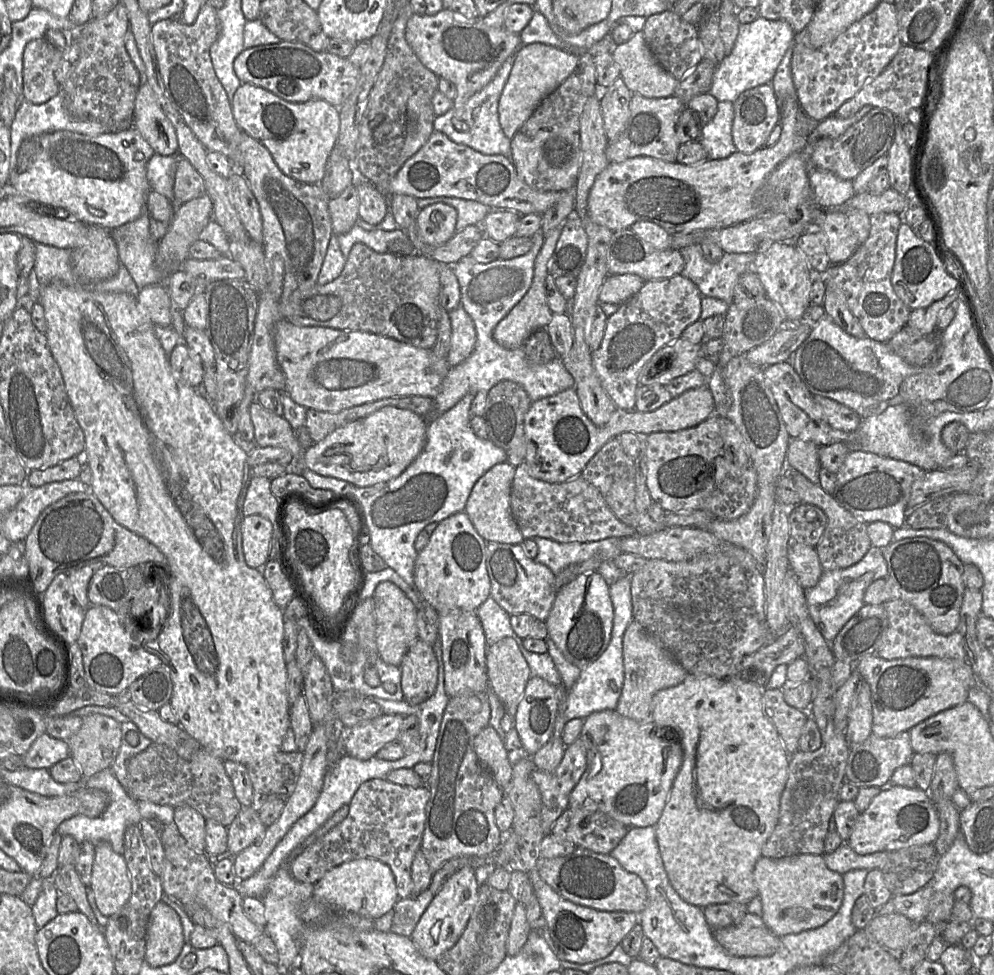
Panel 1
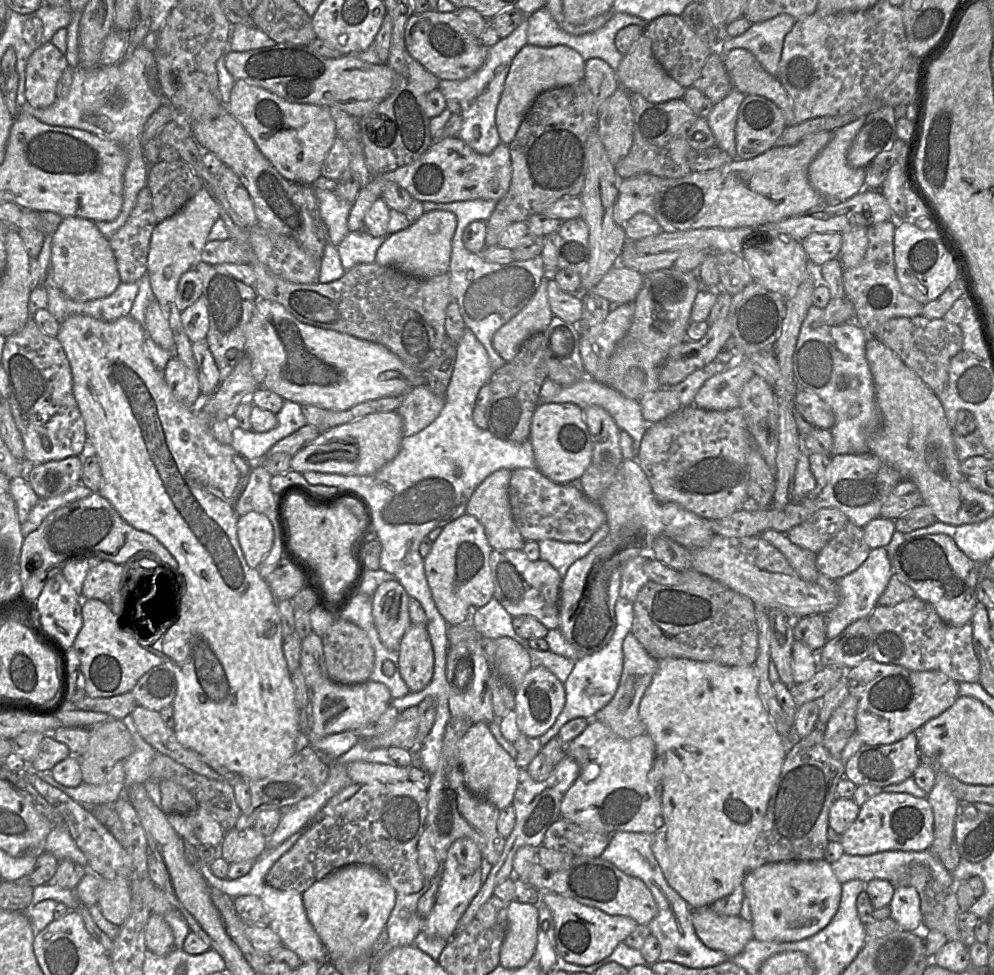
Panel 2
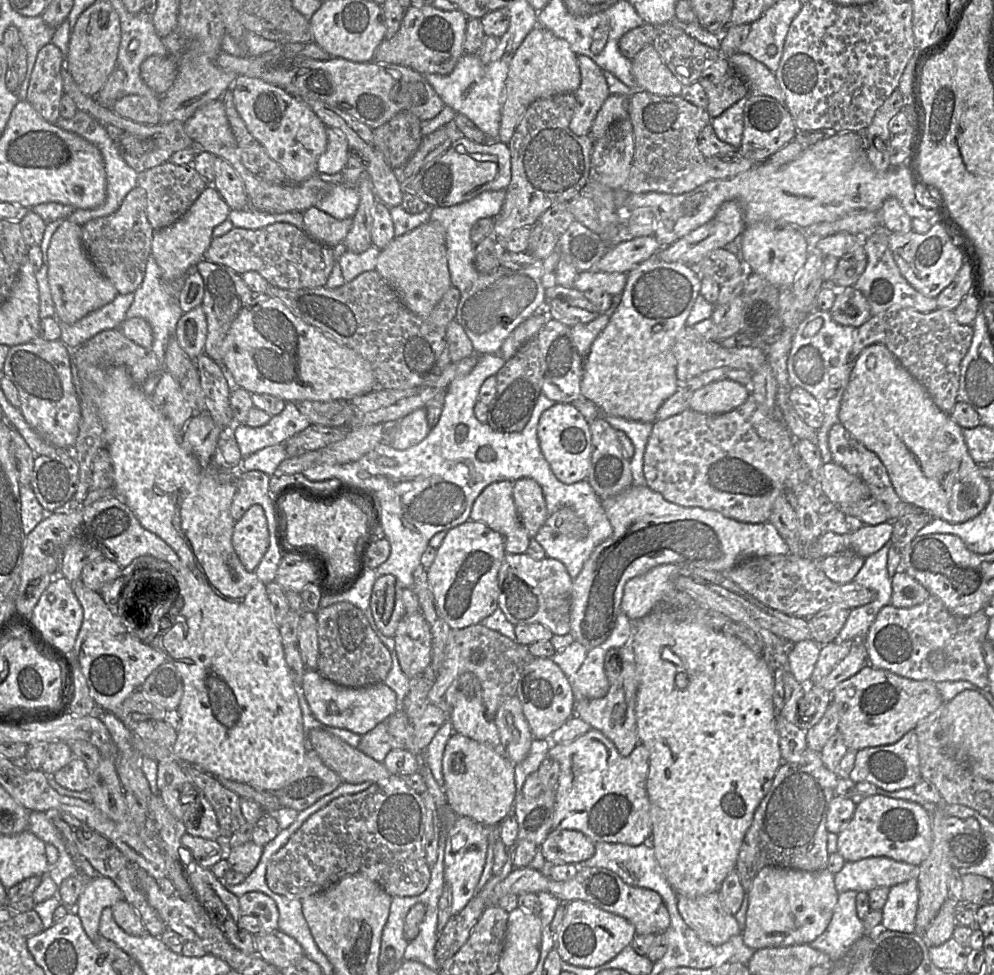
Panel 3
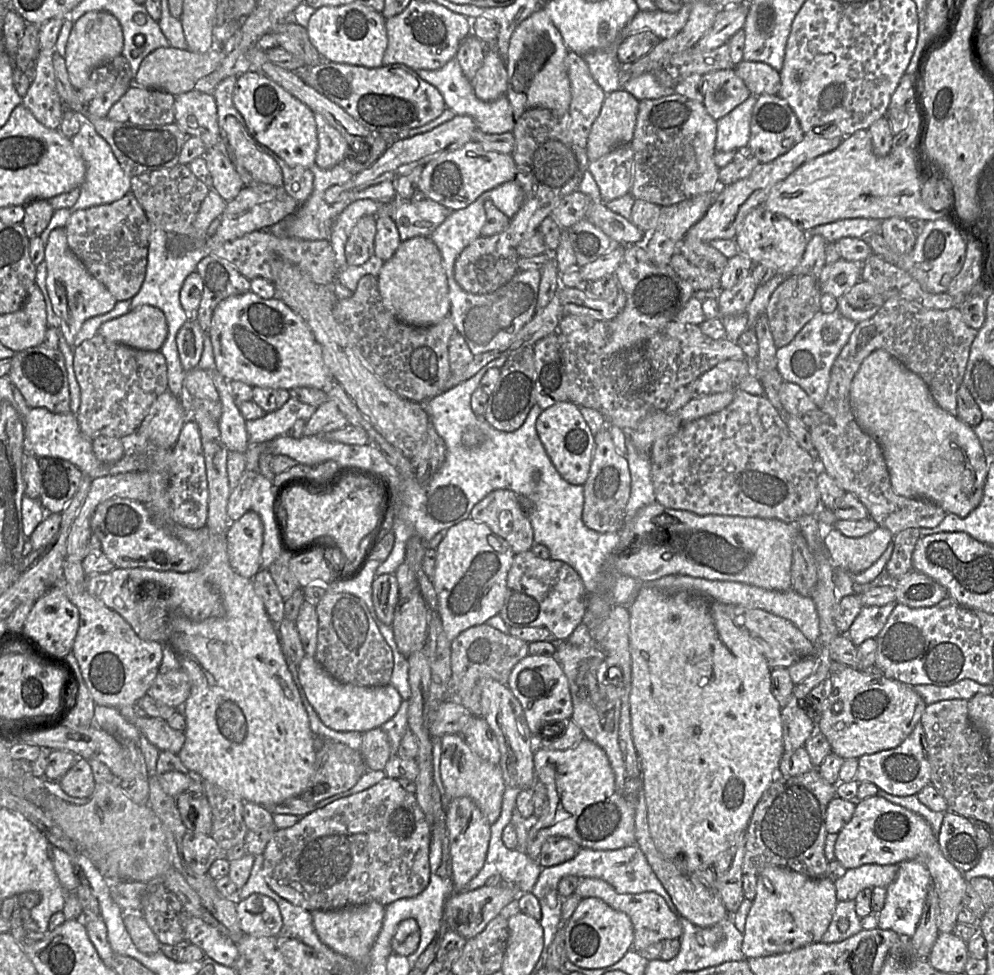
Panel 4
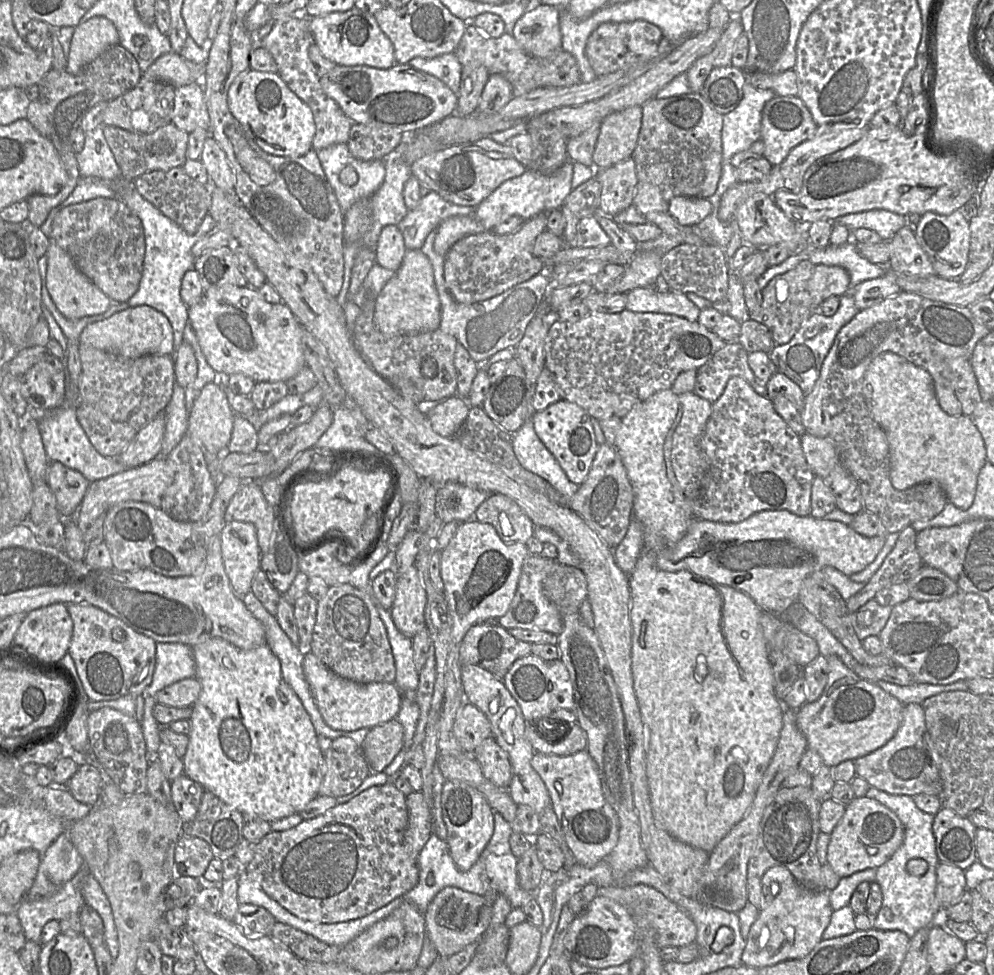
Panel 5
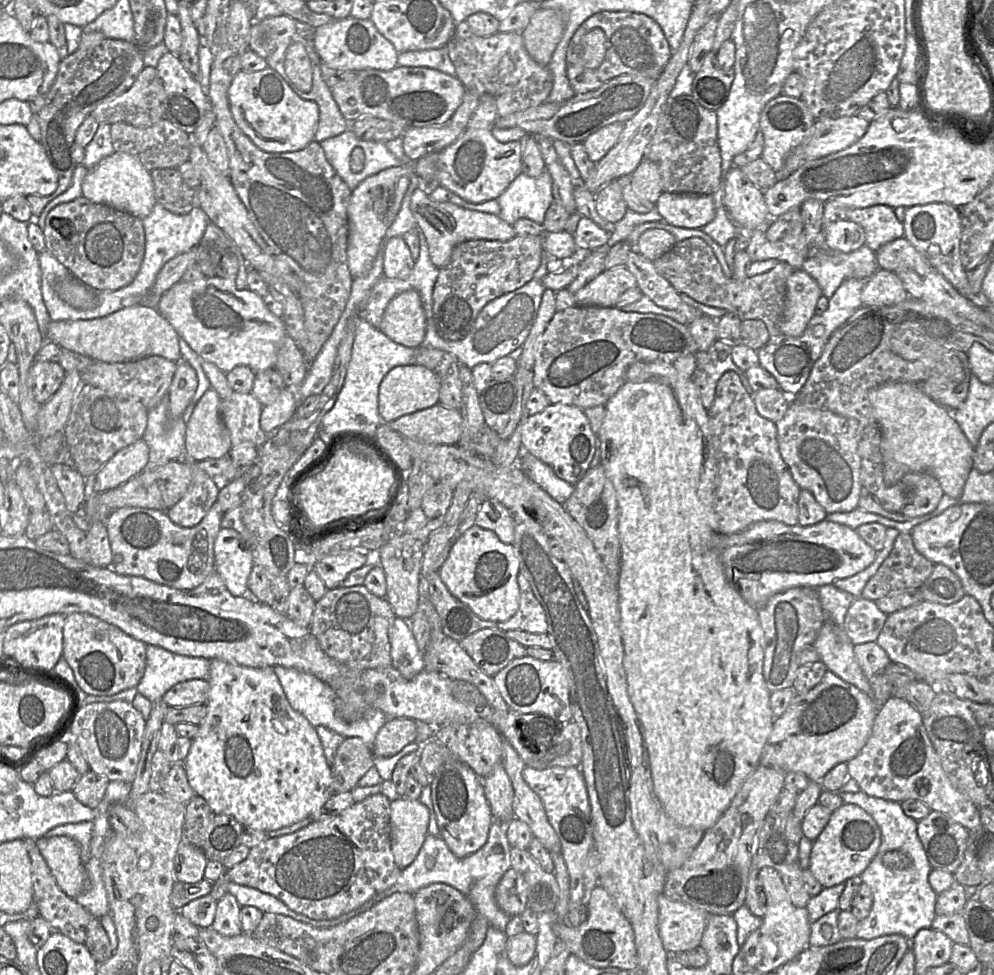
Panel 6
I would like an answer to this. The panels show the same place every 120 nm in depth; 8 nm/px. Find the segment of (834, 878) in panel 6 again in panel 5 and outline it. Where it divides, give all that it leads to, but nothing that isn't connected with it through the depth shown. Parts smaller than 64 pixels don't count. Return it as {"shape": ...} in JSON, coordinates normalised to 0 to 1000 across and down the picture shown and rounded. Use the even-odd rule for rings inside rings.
{"shape":[[[859,818],[835,855],[832,886],[845,901],[874,890],[882,891],[895,881],[908,859],[908,846],[899,833],[879,819]]]}

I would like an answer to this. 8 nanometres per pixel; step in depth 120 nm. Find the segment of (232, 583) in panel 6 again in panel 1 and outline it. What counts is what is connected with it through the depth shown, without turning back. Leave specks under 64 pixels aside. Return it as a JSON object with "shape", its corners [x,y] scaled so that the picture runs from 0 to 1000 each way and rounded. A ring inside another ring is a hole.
{"shape":[[[260,528],[246,529],[242,538],[243,562],[247,578],[260,583],[271,575],[275,561],[275,541],[273,535]]]}

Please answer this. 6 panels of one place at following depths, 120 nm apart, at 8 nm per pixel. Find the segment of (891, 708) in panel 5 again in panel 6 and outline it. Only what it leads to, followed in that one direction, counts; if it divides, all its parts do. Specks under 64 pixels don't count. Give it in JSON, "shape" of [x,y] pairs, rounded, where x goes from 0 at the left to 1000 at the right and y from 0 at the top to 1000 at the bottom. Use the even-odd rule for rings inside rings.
{"shape":[[[832,687],[827,697],[816,708],[801,711],[790,730],[780,736],[768,766],[764,785],[793,792],[806,792],[818,802],[826,802],[831,793],[845,783],[852,783],[869,766],[875,756],[883,730],[878,716]]]}

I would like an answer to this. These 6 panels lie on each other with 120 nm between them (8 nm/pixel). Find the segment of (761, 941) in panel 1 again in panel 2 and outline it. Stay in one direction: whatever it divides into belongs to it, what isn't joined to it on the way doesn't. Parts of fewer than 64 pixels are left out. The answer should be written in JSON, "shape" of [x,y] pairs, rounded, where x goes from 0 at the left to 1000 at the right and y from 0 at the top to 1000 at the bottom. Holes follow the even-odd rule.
{"shape":[[[714,929],[696,933],[696,946],[703,963],[714,973],[726,975],[732,982],[744,978],[752,967],[759,963],[756,945],[744,939],[729,939],[720,936]]]}

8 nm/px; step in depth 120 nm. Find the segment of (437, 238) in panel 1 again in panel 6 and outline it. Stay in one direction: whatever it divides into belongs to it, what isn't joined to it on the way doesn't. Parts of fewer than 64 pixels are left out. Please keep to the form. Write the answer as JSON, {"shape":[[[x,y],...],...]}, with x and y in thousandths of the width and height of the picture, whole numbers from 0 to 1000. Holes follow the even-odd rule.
{"shape":[[[419,297],[397,304],[389,313],[381,338],[396,351],[420,357],[427,349],[430,328]]]}

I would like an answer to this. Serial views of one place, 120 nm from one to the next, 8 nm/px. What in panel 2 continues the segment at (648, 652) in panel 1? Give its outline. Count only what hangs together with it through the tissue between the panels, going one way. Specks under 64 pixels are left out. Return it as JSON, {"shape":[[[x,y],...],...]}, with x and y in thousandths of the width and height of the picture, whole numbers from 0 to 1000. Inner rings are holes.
{"shape":[[[636,648],[628,654],[626,670],[627,686],[621,709],[615,719],[599,732],[598,737],[611,744],[623,756],[633,759],[650,752],[643,734],[643,722],[661,688],[662,677],[651,670]]]}

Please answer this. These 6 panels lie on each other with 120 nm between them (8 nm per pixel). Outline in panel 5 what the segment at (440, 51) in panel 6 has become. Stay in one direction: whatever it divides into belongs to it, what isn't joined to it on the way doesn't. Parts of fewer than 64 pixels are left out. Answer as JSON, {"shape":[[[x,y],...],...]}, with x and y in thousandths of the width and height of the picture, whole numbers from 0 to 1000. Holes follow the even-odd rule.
{"shape":[[[449,54],[433,61],[419,58],[410,66],[419,72],[438,78],[461,97],[465,67],[457,54]]]}

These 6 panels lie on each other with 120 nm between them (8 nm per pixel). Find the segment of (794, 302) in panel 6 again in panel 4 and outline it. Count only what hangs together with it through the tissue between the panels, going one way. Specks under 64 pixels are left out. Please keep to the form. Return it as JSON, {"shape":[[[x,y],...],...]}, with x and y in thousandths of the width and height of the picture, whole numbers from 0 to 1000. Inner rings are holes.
{"shape":[[[848,265],[831,271],[823,284],[827,302],[835,302],[843,307],[852,301],[866,287],[867,272],[867,269],[853,268]]]}

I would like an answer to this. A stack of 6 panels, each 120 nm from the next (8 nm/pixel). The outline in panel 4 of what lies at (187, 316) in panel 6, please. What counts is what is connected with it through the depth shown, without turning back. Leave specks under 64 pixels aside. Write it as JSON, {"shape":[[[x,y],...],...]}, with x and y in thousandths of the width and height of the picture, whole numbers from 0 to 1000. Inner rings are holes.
{"shape":[[[253,297],[223,308],[216,316],[210,336],[216,376],[229,391],[242,391],[254,397],[292,400],[315,397],[325,400],[334,385],[327,373],[324,357],[307,329],[277,305],[265,307]]]}

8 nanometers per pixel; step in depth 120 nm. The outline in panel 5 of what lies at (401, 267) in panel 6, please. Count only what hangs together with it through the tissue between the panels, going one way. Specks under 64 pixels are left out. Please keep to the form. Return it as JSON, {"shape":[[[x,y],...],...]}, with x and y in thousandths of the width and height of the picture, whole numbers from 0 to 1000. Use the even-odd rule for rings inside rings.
{"shape":[[[400,231],[385,233],[377,252],[378,270],[385,275],[399,278],[408,259],[405,241]]]}

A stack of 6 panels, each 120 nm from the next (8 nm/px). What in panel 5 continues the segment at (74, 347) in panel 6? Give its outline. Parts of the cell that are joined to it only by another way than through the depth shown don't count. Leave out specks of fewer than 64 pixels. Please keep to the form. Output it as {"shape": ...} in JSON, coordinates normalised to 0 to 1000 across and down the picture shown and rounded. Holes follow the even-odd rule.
{"shape":[[[142,313],[130,315],[108,327],[89,332],[79,346],[79,353],[137,368],[151,363],[174,364],[174,349],[174,337],[169,326],[151,314]]]}

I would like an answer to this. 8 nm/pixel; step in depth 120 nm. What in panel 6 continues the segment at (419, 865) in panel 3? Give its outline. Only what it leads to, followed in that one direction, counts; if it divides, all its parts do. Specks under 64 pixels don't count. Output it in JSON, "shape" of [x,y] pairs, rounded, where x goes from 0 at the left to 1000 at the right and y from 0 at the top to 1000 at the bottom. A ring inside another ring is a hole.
{"shape":[[[384,813],[371,816],[362,824],[357,824],[353,828],[347,830],[342,835],[330,840],[314,843],[305,850],[286,857],[269,859],[260,868],[253,870],[248,880],[239,887],[227,893],[231,905],[238,906],[243,909],[249,909],[260,912],[264,915],[273,917],[287,926],[293,933],[305,937],[316,944],[331,944],[338,942],[344,937],[350,936],[356,932],[363,930],[368,924],[378,917],[393,910],[400,902],[403,891],[398,887],[393,872],[393,822]]]}

